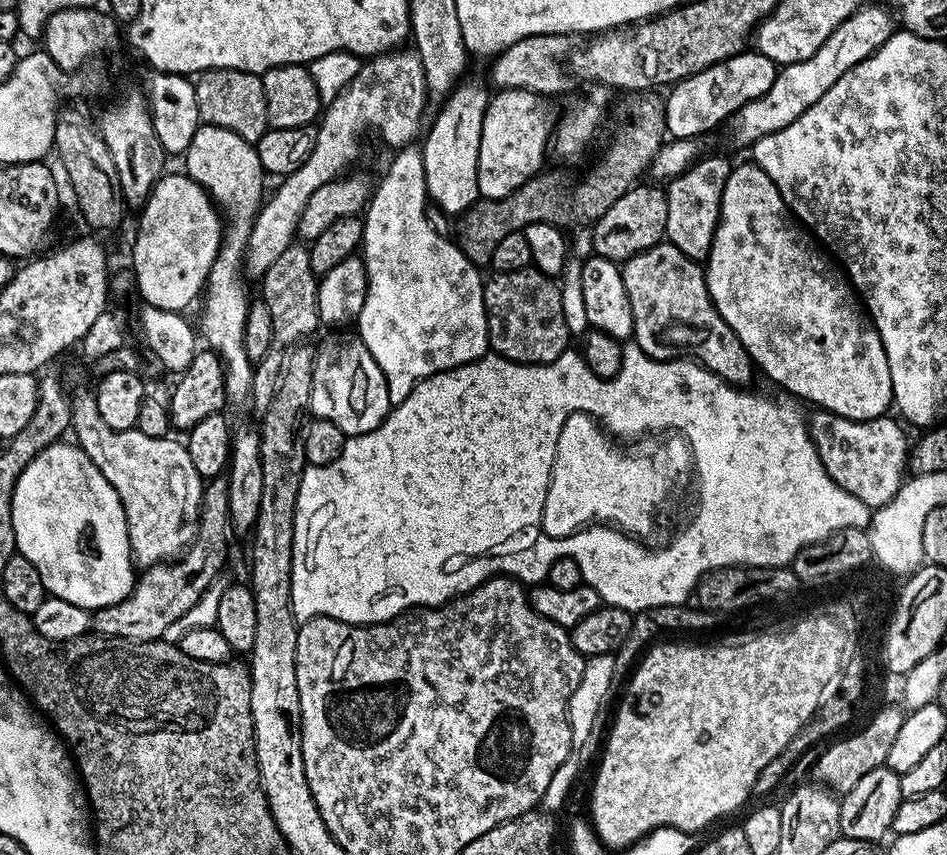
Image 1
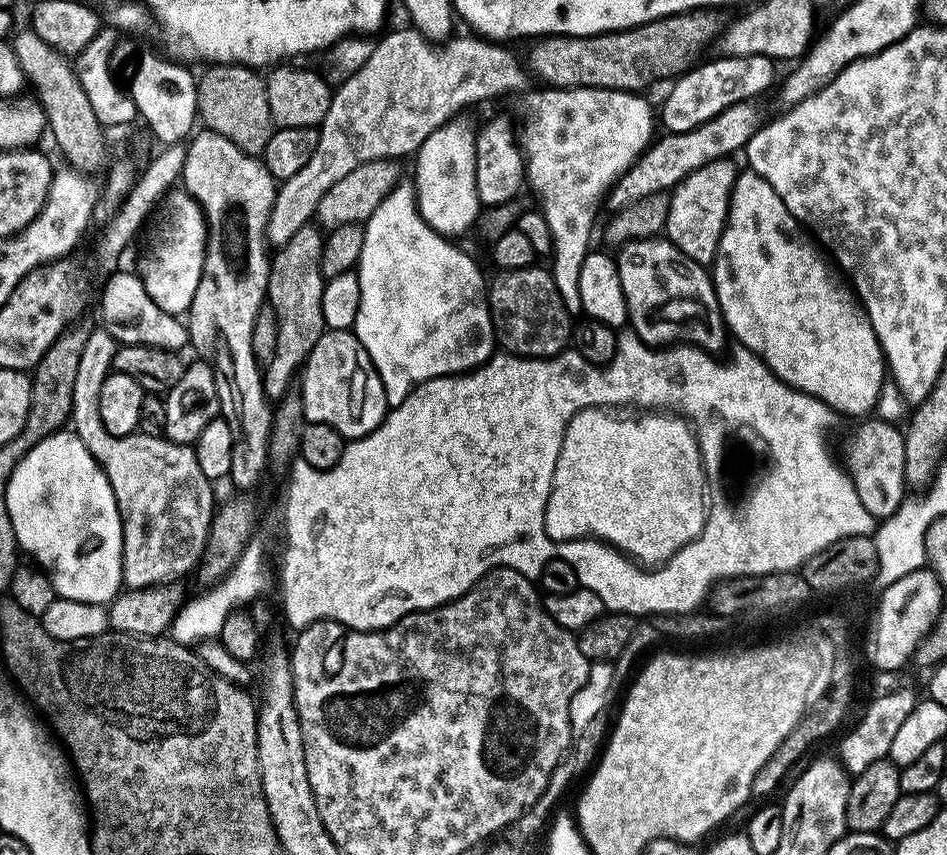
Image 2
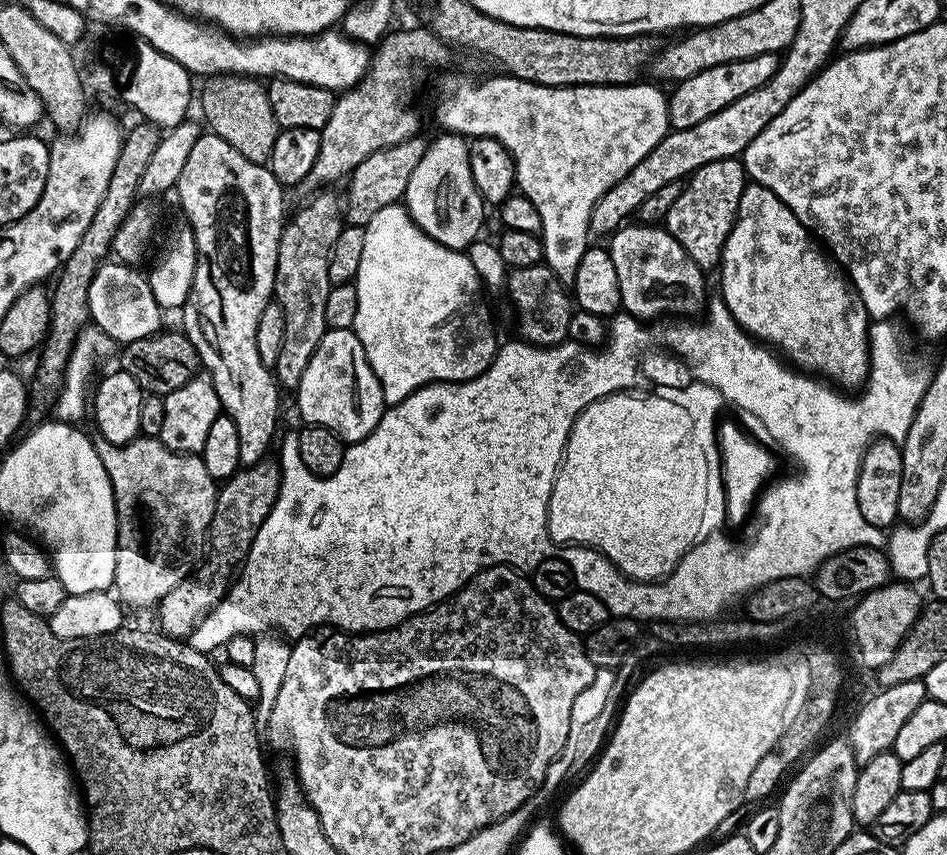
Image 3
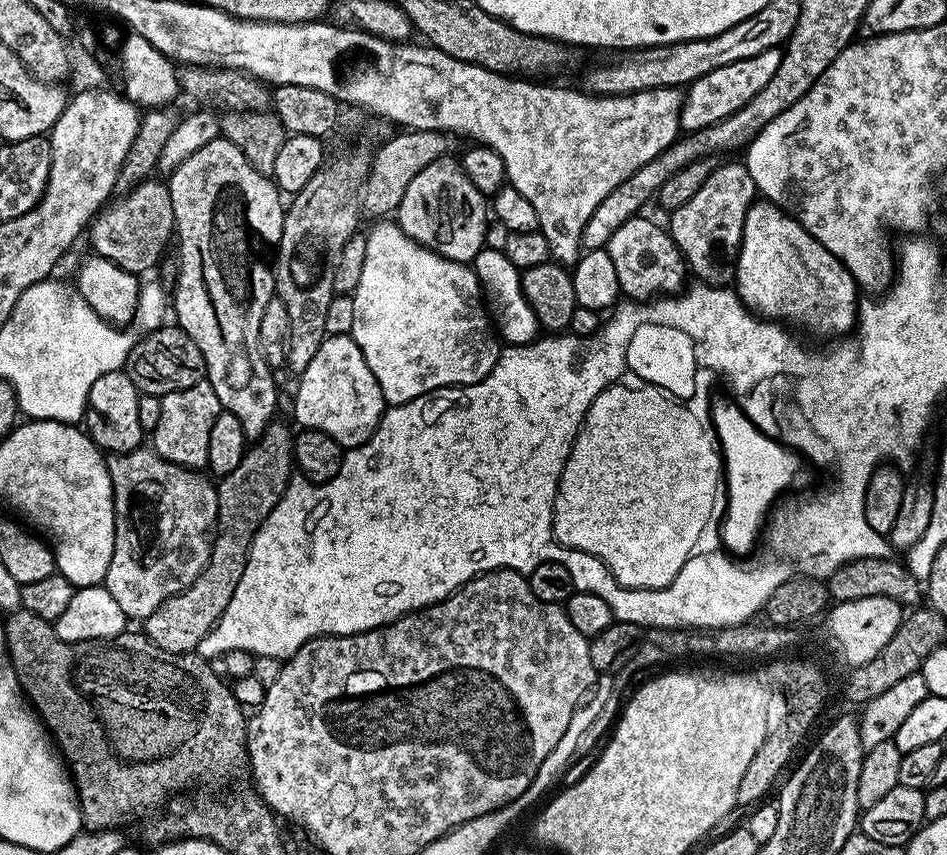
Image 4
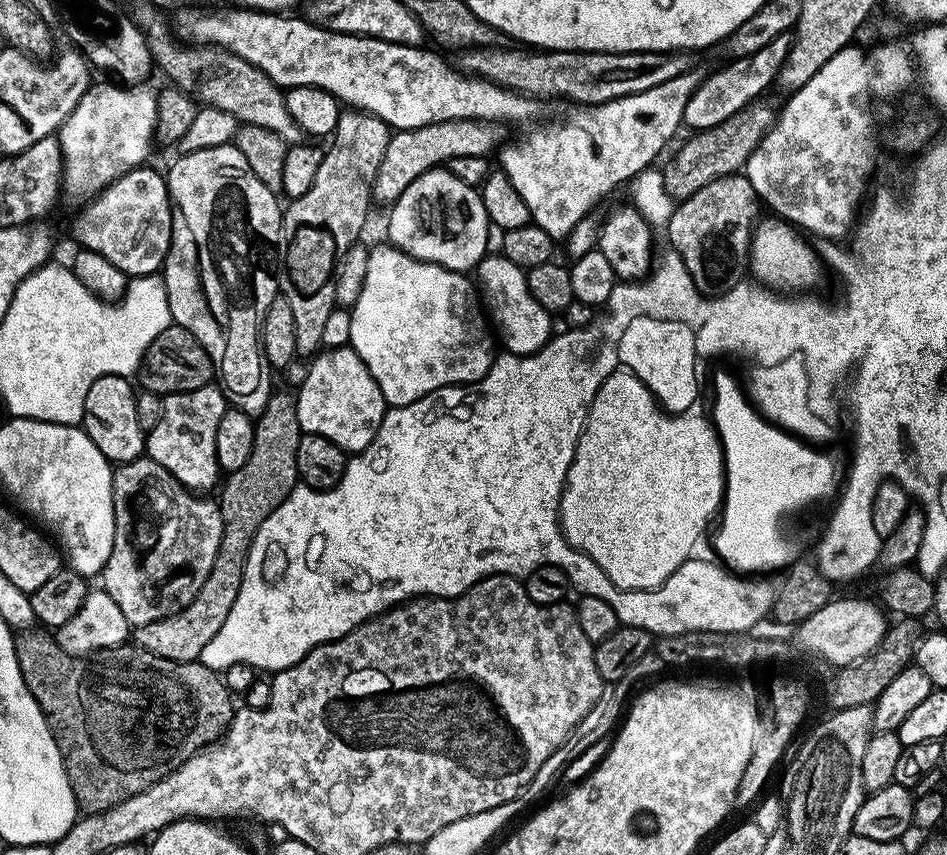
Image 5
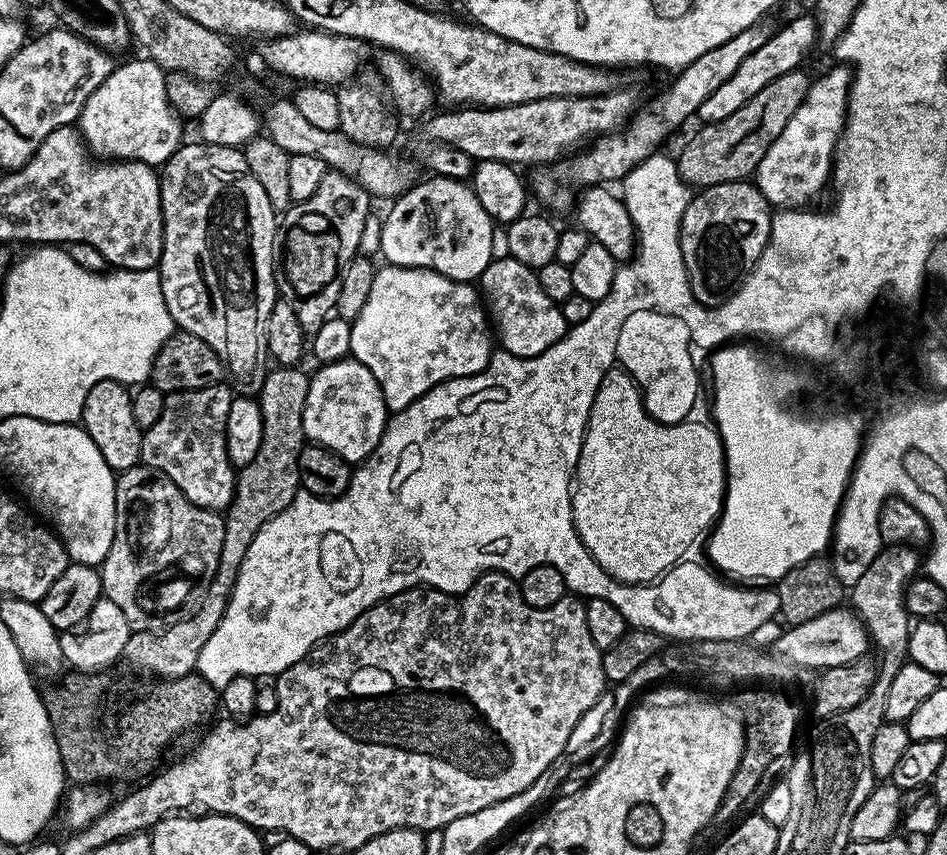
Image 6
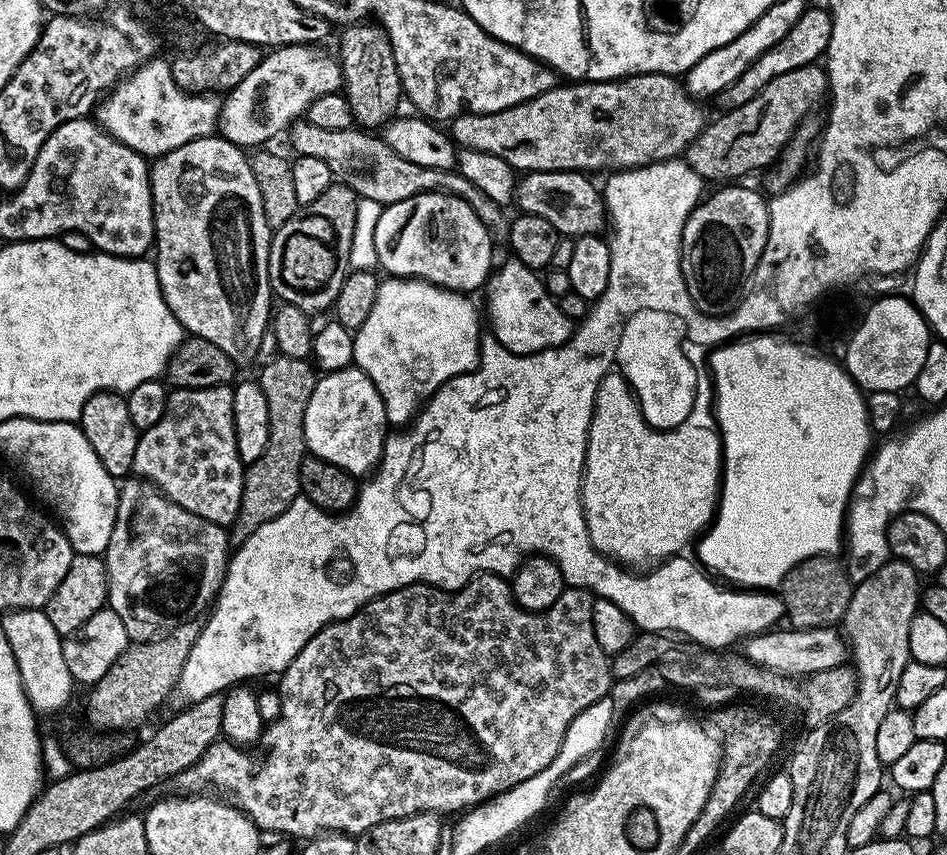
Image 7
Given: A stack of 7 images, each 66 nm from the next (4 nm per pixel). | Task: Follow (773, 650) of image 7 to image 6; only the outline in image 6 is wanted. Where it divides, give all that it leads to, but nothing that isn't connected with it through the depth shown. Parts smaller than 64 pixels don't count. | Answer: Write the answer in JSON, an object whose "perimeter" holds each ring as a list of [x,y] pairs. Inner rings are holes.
{"perimeter":[[[844,606],[830,610],[826,614],[818,614],[818,618],[810,618],[810,622],[788,626],[783,630],[785,632],[776,640],[775,655],[807,668],[823,670],[842,666],[846,662],[861,659],[867,653],[864,651],[869,651],[870,648],[867,628],[855,611]]]}

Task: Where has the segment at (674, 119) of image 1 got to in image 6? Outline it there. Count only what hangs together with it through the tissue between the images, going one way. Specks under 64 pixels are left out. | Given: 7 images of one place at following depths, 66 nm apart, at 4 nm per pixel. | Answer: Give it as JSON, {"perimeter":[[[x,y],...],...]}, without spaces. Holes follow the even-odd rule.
{"perimeter":[[[801,14],[781,25],[777,32],[773,31],[769,35],[766,42],[762,42],[762,46],[758,46],[758,50],[754,50],[754,54],[750,54],[750,58],[743,60],[735,74],[726,78],[726,82],[722,82],[722,86],[718,86],[718,90],[714,90],[714,94],[710,94],[706,102],[702,102],[698,113],[701,121],[713,124],[722,118],[730,118],[730,114],[734,114],[734,110],[739,110],[741,106],[746,106],[746,102],[750,102],[750,98],[754,98],[758,90],[766,90],[770,82],[782,78],[782,74],[797,71],[803,65],[800,63],[811,54],[812,47],[818,44],[815,19],[811,15]]]}

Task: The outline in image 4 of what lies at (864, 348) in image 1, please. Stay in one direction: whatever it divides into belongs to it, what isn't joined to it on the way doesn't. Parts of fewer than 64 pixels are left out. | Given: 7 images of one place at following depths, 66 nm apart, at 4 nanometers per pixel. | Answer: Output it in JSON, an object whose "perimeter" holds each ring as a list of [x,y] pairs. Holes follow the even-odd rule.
{"perimeter":[[[760,198],[750,206],[744,223],[744,233],[740,239],[740,253],[736,256],[734,267],[736,295],[749,309],[755,310],[769,321],[783,322],[785,325],[801,324],[806,331],[813,332],[816,336],[833,335],[832,337],[851,333],[858,323],[858,285],[850,270],[846,270],[843,262],[834,258],[834,254],[830,254],[830,250],[826,250],[822,242],[818,242],[818,238],[811,236],[797,222],[795,216],[778,205],[771,204],[769,200]]]}

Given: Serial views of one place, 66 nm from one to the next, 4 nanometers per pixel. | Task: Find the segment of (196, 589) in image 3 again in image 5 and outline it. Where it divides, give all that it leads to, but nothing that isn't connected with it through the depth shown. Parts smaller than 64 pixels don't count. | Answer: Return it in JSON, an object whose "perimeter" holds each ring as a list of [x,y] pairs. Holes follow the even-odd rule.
{"perimeter":[[[273,391],[254,423],[254,450],[250,450],[250,458],[246,458],[239,470],[227,473],[219,489],[222,538],[218,542],[218,554],[214,554],[214,566],[210,566],[210,574],[206,574],[206,582],[202,582],[202,590],[198,590],[196,597],[172,616],[135,629],[136,647],[145,648],[150,654],[174,662],[199,661],[206,642],[222,630],[222,622],[226,622],[226,614],[230,614],[230,606],[234,606],[234,598],[238,598],[238,590],[242,590],[250,546],[262,522],[270,518],[272,511],[298,483],[298,442],[302,433],[295,395],[291,391]]]}

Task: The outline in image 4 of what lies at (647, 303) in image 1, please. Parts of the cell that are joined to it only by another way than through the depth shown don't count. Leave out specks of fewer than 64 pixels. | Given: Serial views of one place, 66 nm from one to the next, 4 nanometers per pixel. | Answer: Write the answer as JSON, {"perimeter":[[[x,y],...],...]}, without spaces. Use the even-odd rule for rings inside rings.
{"perimeter":[[[637,214],[622,222],[622,226],[614,230],[607,246],[610,258],[614,262],[614,271],[618,274],[621,293],[627,299],[637,302],[647,302],[661,294],[679,293],[686,284],[683,254],[667,231],[646,217],[647,215]]]}

